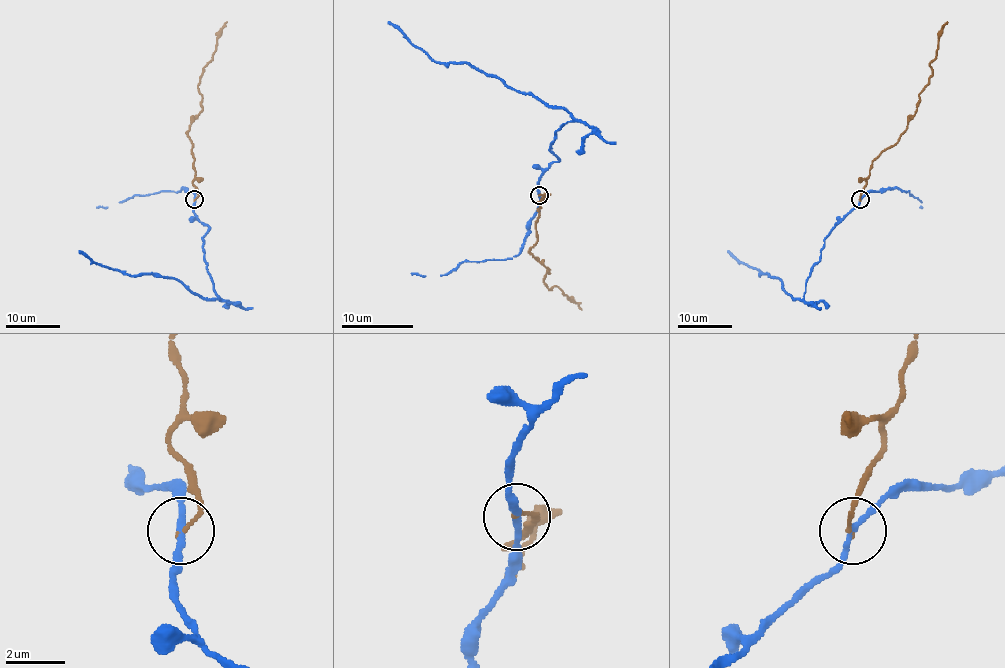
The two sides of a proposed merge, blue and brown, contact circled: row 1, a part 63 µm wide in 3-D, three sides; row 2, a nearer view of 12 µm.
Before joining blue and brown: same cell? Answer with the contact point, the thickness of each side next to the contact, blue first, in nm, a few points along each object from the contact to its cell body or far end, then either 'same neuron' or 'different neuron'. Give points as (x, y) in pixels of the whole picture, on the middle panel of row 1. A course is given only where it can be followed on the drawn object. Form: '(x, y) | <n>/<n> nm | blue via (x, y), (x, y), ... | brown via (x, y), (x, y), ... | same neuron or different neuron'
(539, 195) | 180/140 nm | blue via (539, 196), (539, 176), (559, 160), (550, 148), (555, 132), (573, 117), (464, 62), (436, 62), (387, 21) | brown via (539, 196), (544, 196), (537, 203), (537, 240), (530, 253), (550, 269), (544, 283), (582, 308) | different neuron

